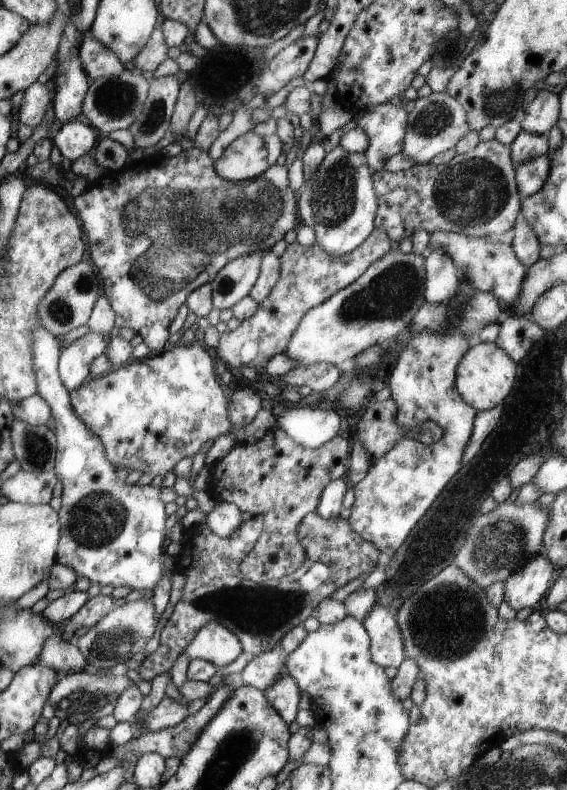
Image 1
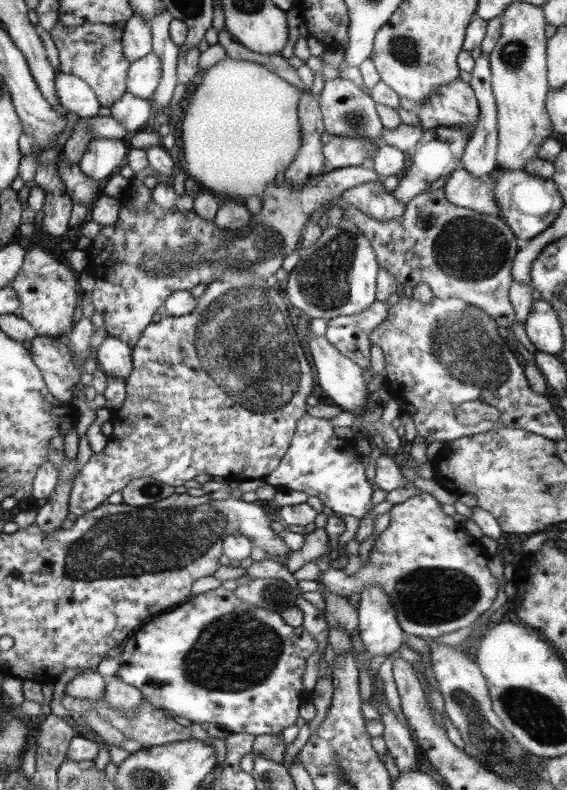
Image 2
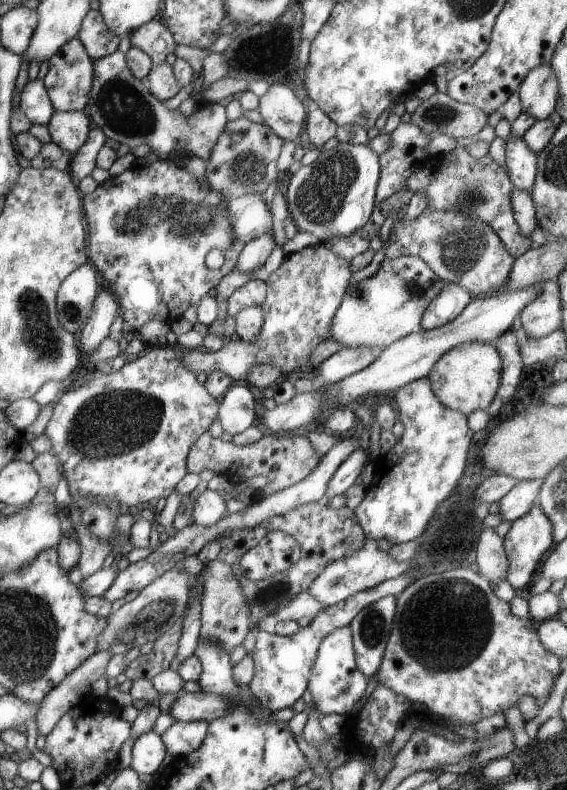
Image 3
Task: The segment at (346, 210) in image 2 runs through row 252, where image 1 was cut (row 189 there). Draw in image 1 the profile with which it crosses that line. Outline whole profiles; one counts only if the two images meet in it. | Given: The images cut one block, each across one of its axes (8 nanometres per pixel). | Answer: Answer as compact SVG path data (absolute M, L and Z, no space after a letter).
M493 138L490 141L479 141L473 150L455 155L445 164L434 165L429 162L392 173L385 170L373 172L373 188L378 204L373 221L374 228L383 230L393 242L409 237L414 228L425 229L428 234L433 231L447 231L468 237L503 234L511 230L520 212L514 167L509 145L504 145Z

